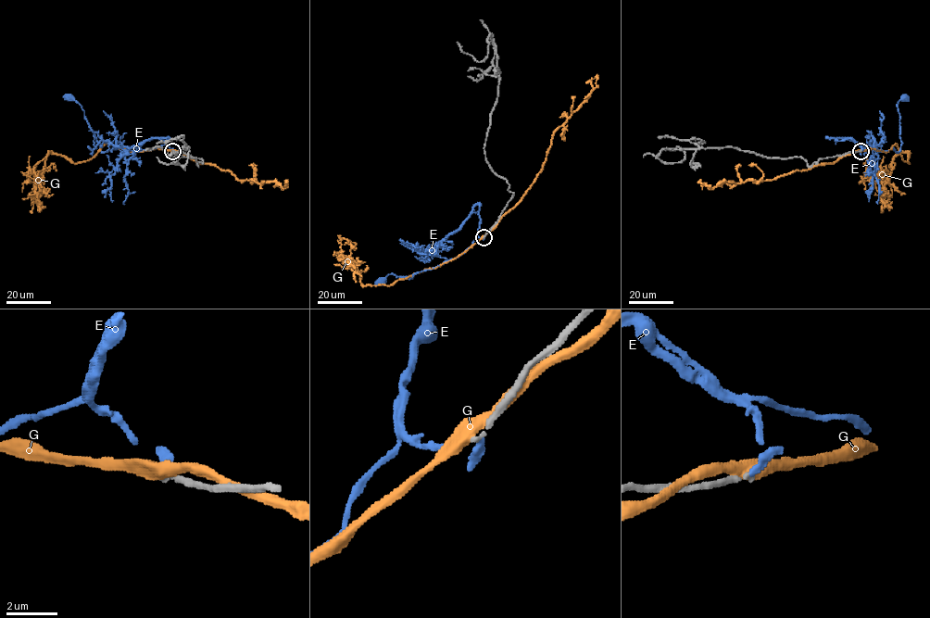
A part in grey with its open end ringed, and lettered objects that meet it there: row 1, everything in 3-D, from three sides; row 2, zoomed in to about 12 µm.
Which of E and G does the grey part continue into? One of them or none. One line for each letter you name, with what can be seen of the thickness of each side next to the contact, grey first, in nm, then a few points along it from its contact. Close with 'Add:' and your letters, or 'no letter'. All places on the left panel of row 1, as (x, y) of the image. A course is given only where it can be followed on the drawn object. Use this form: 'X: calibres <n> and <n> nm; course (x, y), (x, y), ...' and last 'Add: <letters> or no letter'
E: calibres 200 and 320 nm; course (172, 151), (166, 145), (144, 150), (117, 148), (102, 152), (83, 110), (69, 96)
Add: E

